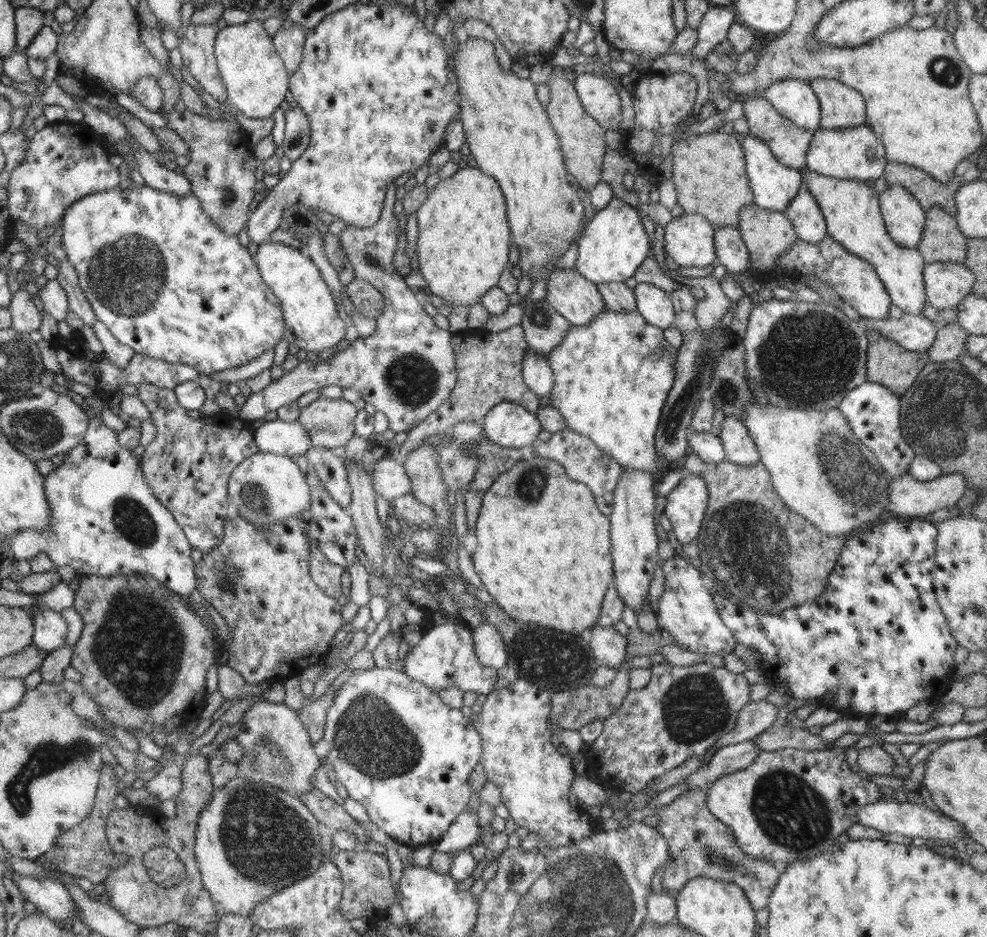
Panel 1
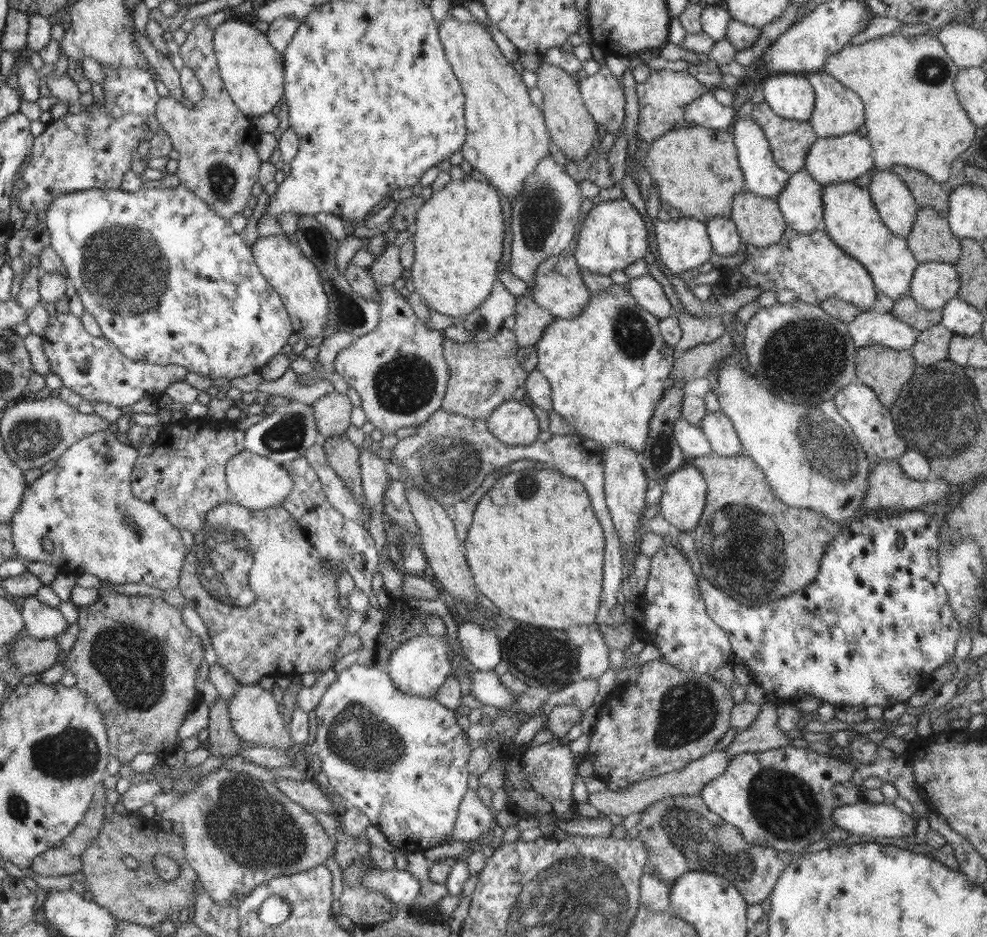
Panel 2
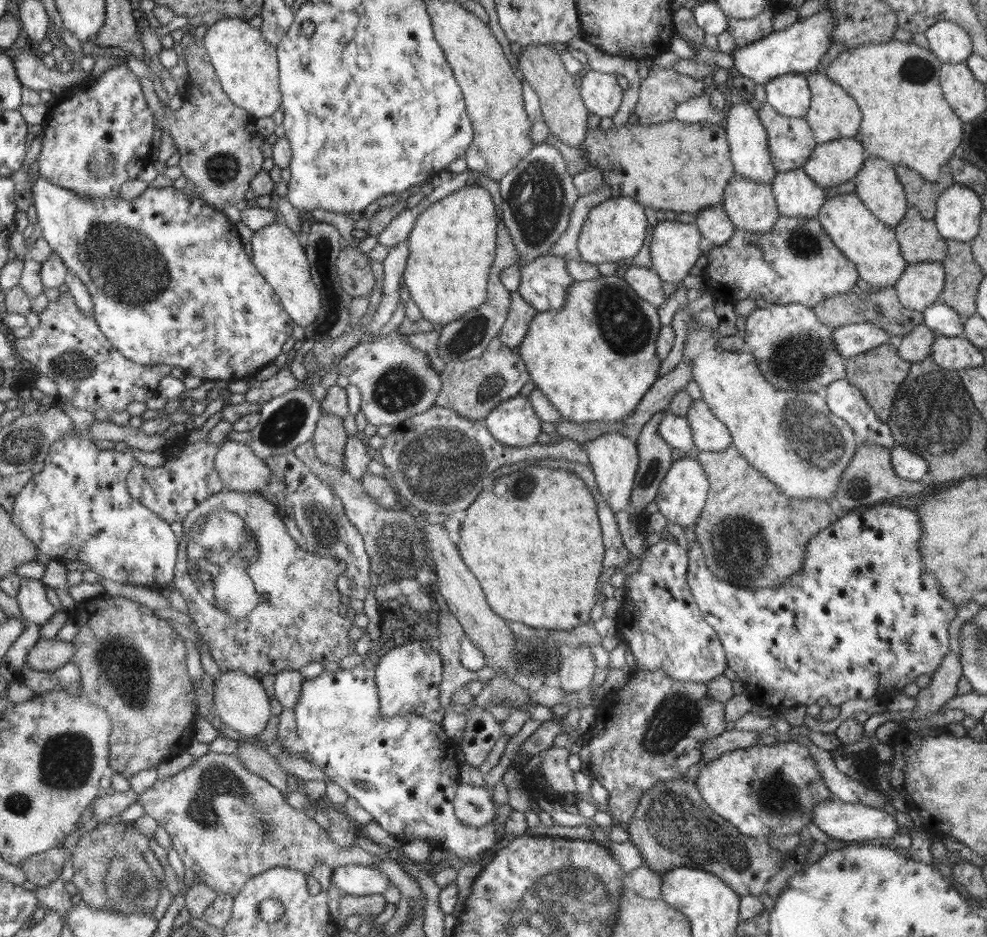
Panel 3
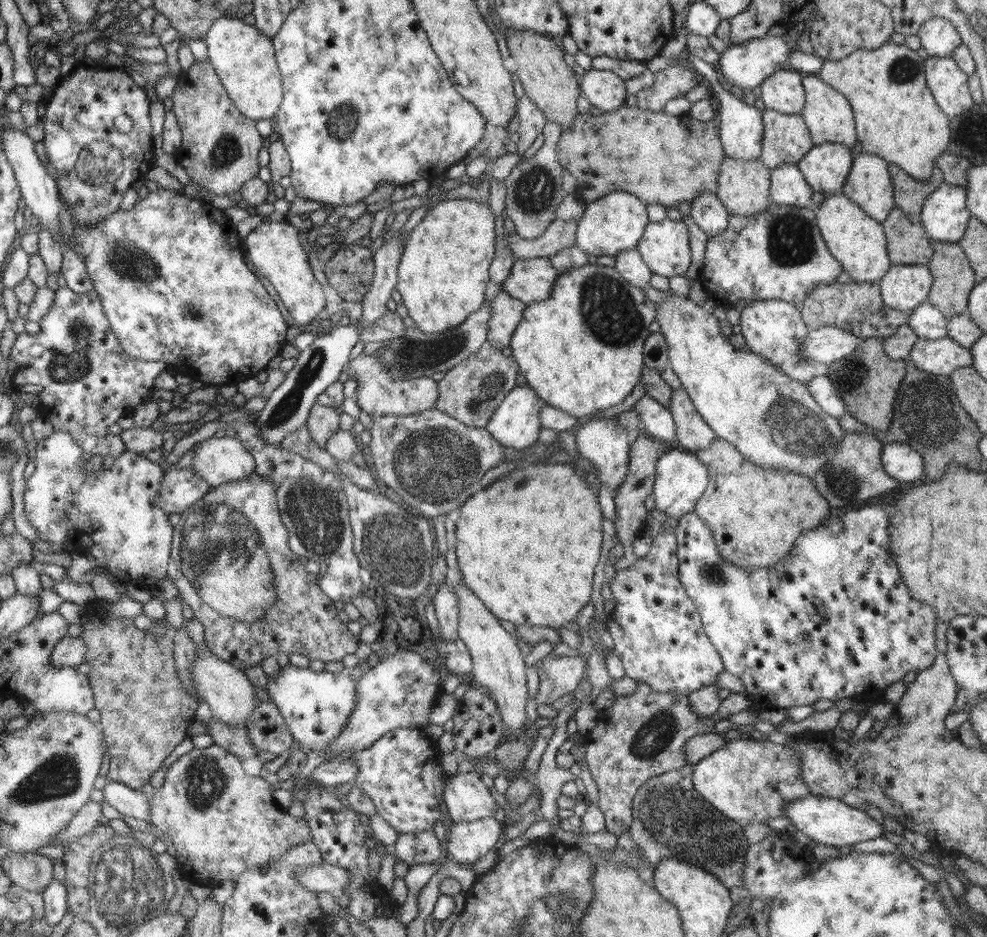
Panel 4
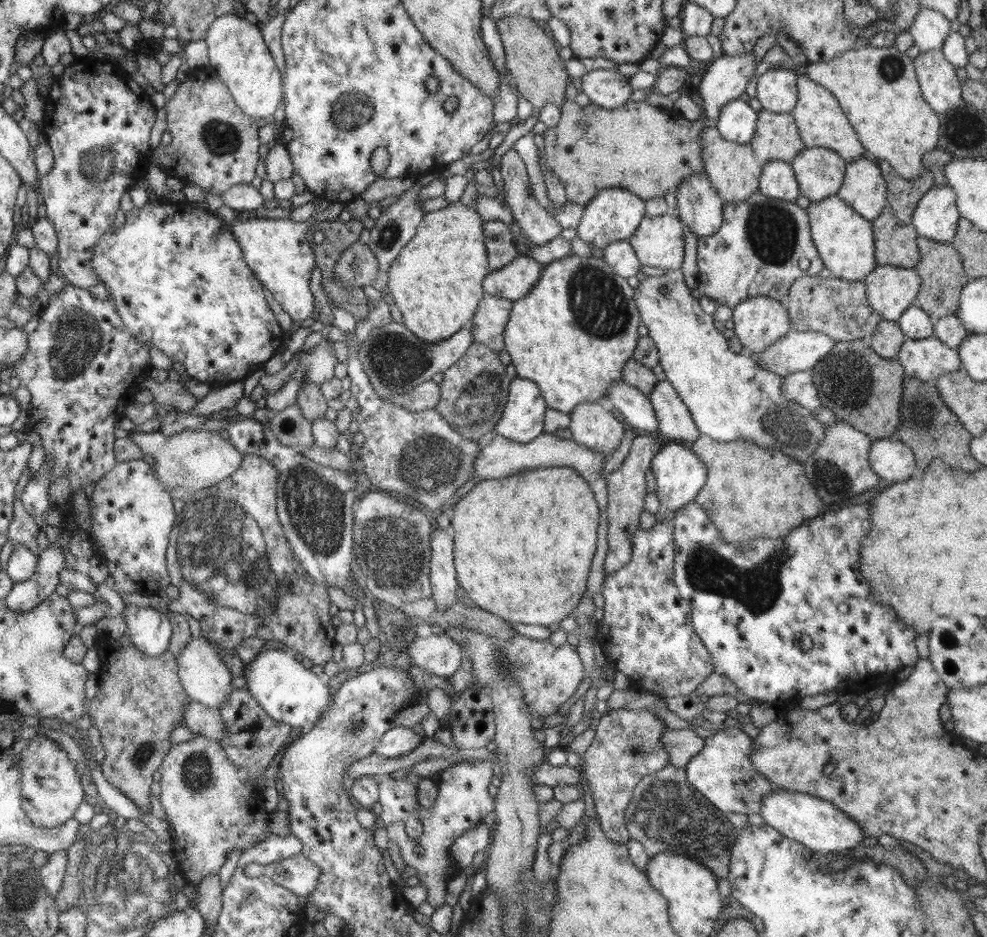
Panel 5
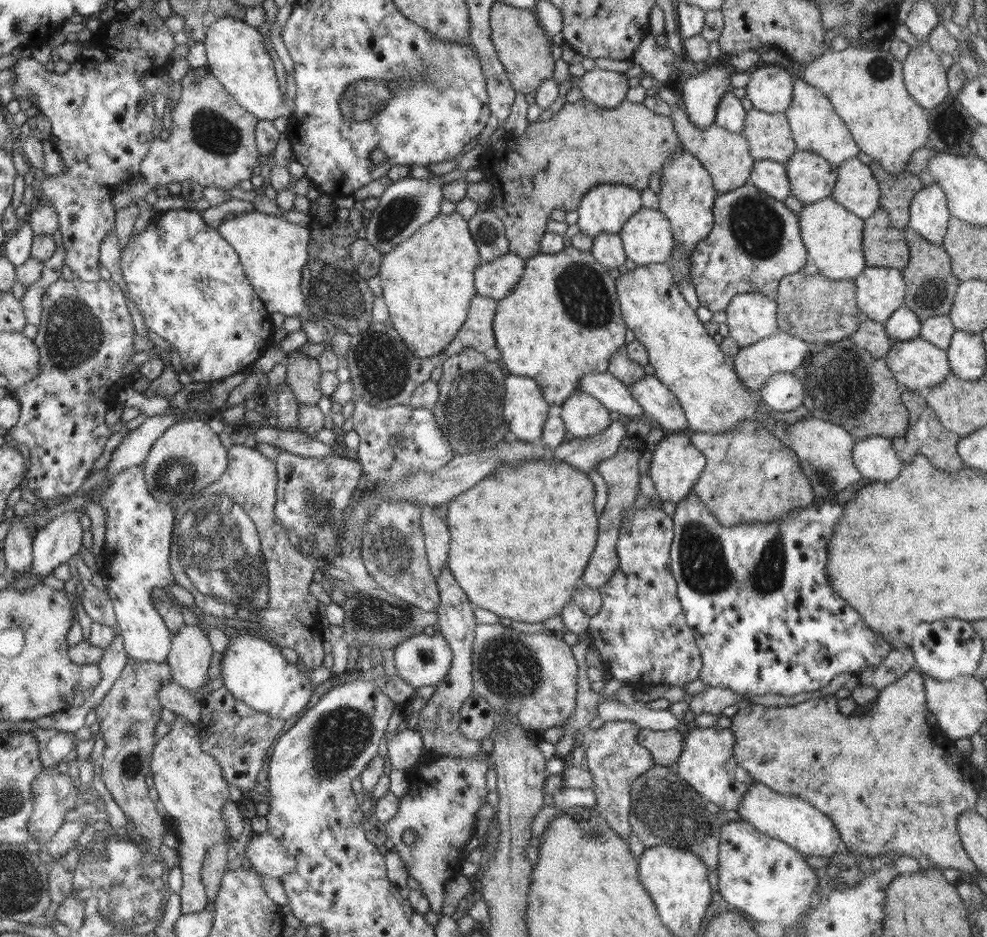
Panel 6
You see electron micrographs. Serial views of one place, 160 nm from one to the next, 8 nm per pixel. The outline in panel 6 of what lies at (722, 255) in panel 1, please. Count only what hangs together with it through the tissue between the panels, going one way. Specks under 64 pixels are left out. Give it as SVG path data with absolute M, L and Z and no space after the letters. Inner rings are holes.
M687 151L671 155L660 169L658 209L672 227L673 249L667 264L671 268L673 282L680 283L689 275L690 256L701 240L708 236L714 224L714 202L718 194L704 165Z

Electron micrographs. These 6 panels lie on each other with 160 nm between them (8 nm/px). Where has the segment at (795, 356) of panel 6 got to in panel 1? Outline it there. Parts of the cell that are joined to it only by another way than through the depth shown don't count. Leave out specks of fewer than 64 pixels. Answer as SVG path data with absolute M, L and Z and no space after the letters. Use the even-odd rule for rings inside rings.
M904 313L900 319L890 316L883 319L861 317L859 321L868 330L877 330L886 338L916 352L928 352L934 344L938 326L921 314L918 316Z

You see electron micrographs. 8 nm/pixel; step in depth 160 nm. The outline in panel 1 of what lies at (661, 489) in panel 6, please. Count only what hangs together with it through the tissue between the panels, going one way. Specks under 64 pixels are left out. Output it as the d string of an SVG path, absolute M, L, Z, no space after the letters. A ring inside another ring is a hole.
M686 473L682 480L666 496L664 514L671 522L678 542L692 542L700 532L709 494L706 483L700 476Z

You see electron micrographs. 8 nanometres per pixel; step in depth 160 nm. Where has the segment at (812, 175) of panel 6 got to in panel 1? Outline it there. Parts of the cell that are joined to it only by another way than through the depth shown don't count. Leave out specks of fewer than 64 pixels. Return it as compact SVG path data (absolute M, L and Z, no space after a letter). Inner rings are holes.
M868 124L826 130L819 128L813 133L812 142L806 155L806 164L812 172L837 179L858 179L859 181L880 178L884 174L888 160L886 149L880 137L874 134Z

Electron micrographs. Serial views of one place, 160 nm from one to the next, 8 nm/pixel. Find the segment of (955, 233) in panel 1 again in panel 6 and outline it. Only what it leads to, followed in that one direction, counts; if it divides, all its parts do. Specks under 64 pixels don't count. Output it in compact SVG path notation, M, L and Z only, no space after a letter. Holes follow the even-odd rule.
M880 207L870 218L864 219L862 250L867 267L897 268L902 270L909 261L909 248L904 229L891 225L889 215Z

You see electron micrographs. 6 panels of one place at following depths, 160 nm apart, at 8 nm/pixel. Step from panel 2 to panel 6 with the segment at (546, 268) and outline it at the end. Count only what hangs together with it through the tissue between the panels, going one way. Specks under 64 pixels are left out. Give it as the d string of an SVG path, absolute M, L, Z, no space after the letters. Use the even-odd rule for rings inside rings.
M510 252L491 261L483 261L474 271L476 295L502 300L516 286L517 280L524 274L525 259Z

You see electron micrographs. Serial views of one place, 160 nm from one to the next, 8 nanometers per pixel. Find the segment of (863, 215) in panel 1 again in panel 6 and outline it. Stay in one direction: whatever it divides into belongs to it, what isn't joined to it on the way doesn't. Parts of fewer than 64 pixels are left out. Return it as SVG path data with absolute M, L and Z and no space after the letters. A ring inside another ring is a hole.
M832 196L804 205L799 218L804 246L822 276L832 280L853 280L867 267L862 250L864 221L838 204Z

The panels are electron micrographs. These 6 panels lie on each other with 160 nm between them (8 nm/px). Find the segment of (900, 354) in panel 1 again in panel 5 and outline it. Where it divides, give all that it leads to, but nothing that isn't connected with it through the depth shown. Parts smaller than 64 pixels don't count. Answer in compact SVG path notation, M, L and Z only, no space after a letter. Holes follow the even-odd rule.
M868 339L836 341L834 348L812 367L812 380L822 404L874 440L893 438L901 425L904 376L897 357L885 359L876 355Z

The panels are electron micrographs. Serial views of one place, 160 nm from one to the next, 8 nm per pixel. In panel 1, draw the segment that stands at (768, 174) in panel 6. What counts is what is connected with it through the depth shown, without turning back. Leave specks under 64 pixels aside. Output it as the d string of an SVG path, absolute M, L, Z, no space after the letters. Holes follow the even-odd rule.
M800 185L789 203L783 214L790 219L800 240L816 244L829 236L824 216L806 185Z

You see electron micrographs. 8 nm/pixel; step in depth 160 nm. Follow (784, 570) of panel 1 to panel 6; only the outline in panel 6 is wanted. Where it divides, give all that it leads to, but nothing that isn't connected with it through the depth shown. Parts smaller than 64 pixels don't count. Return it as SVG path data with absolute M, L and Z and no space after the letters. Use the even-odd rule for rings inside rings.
M744 419L723 433L688 432L691 443L705 456L706 466L693 486L708 510L725 527L740 523L774 523L795 508L806 508L816 499L811 482L802 472L799 458L756 419Z

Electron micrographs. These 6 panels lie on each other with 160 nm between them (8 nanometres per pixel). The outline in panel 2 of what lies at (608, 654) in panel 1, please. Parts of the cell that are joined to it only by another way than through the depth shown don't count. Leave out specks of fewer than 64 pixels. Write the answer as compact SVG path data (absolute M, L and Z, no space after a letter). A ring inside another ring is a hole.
M595 623L589 626L590 634L587 642L579 646L577 654L577 671L583 678L599 678L609 674L611 665L608 654L611 651L603 639L600 626Z

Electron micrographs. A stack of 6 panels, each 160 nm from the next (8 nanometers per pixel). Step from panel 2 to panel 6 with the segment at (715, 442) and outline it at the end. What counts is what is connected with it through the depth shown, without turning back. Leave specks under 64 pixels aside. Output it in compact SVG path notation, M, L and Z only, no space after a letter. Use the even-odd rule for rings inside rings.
M644 375L631 384L630 394L666 433L689 432L688 421L677 396L654 375Z

